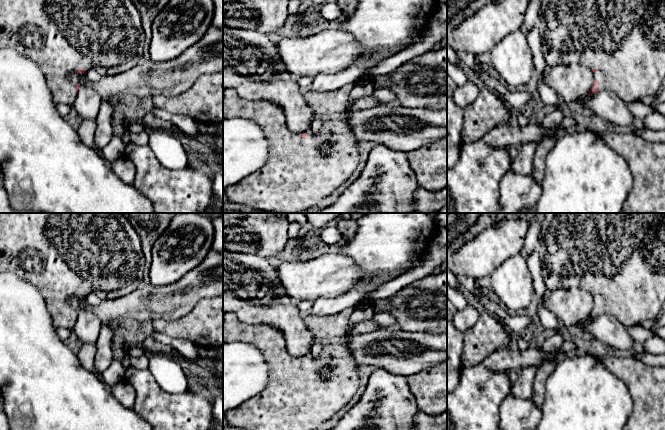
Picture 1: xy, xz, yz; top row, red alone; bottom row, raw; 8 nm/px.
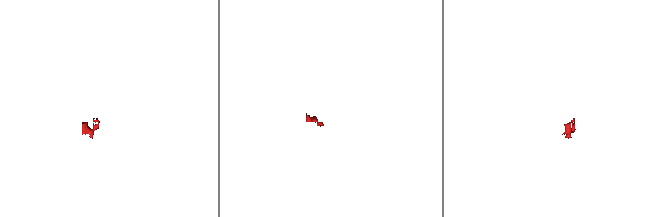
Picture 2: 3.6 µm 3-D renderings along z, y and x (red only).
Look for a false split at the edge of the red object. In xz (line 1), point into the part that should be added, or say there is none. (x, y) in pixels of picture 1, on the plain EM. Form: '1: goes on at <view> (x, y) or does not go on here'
1: goes on at xz (299, 396)

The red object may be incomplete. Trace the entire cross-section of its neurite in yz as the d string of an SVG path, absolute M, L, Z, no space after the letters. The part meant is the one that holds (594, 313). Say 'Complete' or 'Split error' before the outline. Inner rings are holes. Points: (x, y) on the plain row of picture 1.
Split error. M545 213L536 248L548 291L581 288L593 296L590 319L610 314L626 327L656 320L665 302L665 213Z

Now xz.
Split error. M349 308L327 317L303 315L304 323L313 336L313 343L324 342L318 360L312 357L311 352L302 357L290 355L283 333L269 324L251 325L242 322L233 313L223 314L223 342L238 341L254 345L264 356L269 366L269 382L265 389L237 408L228 411L224 420L232 427L246 430L316 430L329 421L350 402L360 386L359 366L356 364L347 344L349 337L354 334L353 328L349 325L353 311L354 308Z

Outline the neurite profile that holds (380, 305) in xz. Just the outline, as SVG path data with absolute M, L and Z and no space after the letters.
M389 298L379 299L375 301L372 306L374 309L374 313L382 312L386 309L389 304Z

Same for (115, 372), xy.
M113 359L109 367L100 376L103 382L110 388L126 378L125 372L126 369L123 367L121 360Z

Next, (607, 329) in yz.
M610 314L599 315L592 319L587 316L575 324L573 332L577 335L588 332L595 340L619 349L624 354L633 352L634 340L628 333L626 326Z

